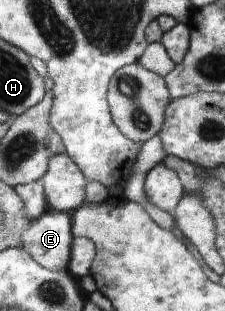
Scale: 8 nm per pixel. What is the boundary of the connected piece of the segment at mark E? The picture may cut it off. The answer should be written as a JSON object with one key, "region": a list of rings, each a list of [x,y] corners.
{"region":[[[50,209],[33,222],[25,234],[24,248],[44,266],[68,270],[74,246],[72,224],[71,213]]]}

